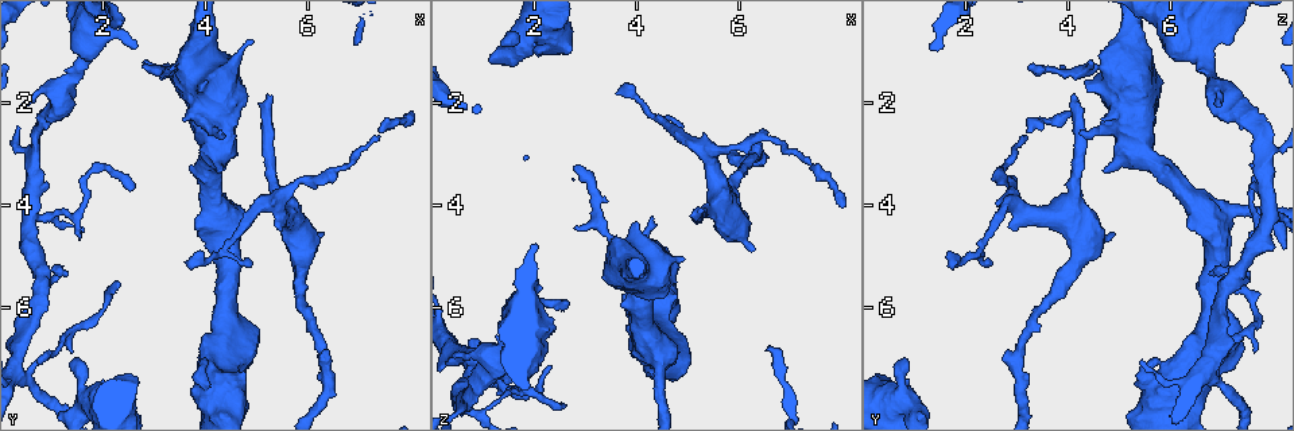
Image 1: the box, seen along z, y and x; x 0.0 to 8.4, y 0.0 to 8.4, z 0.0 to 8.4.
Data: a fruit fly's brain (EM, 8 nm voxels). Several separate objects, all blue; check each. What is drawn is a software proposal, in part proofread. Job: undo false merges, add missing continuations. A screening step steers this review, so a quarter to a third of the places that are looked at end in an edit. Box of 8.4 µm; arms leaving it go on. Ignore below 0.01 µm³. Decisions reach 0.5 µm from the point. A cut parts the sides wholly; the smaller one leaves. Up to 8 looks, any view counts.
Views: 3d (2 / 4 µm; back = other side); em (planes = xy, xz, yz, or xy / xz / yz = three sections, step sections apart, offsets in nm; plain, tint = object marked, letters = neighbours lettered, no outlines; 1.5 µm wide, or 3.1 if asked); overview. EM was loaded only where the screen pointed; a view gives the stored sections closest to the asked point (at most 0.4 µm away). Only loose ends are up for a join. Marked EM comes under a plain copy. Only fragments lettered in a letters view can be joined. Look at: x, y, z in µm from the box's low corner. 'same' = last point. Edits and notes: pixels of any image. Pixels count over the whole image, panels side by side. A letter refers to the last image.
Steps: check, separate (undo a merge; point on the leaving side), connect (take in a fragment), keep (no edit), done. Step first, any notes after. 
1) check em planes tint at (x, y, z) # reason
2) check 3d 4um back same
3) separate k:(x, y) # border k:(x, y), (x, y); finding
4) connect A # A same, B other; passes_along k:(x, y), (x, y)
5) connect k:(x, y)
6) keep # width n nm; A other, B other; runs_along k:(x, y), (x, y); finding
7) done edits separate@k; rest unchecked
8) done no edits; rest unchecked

check 3d 2um at (5.30, 1.85, 4.10) # branch stops here

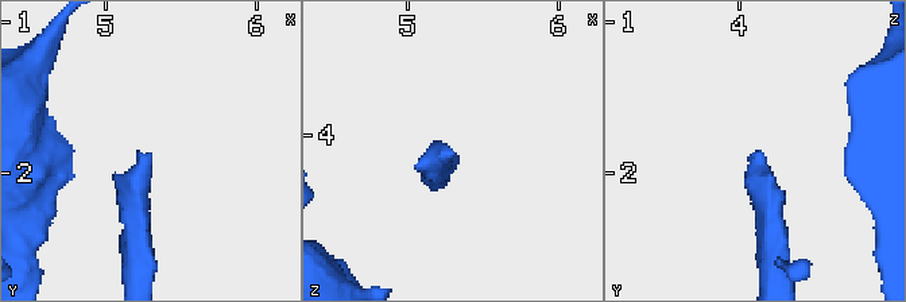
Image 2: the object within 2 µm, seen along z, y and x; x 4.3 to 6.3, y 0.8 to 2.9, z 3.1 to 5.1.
check em planes letters at (5.30, 1.84, 4.10)

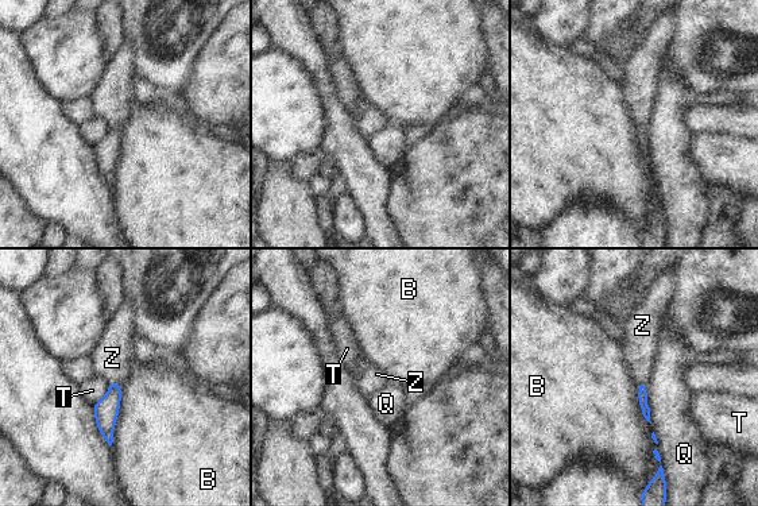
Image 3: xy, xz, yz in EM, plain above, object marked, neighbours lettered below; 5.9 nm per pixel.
connect Z # longest_contact B 400 nm; B other, Q other, T other, Z same; passes_along 3:(105, 410), (115, 383), (112, 358); it goes on there

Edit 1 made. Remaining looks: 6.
check 3d 2um back at (1.20, 1.70, 7.00) # branch point

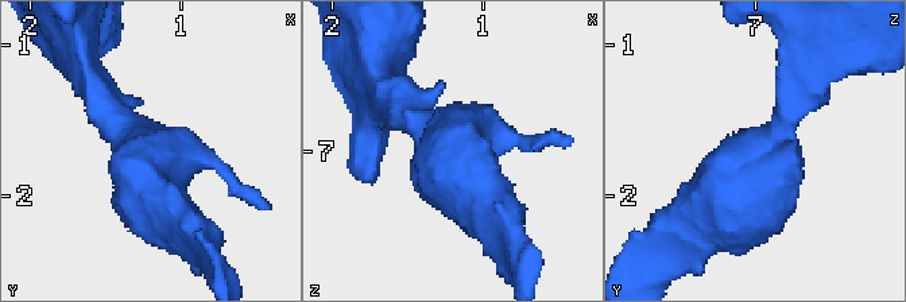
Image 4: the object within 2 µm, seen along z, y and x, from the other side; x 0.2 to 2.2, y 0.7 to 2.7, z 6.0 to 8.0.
check em xz step 8 letters at (1.22, 1.72, 6.98)

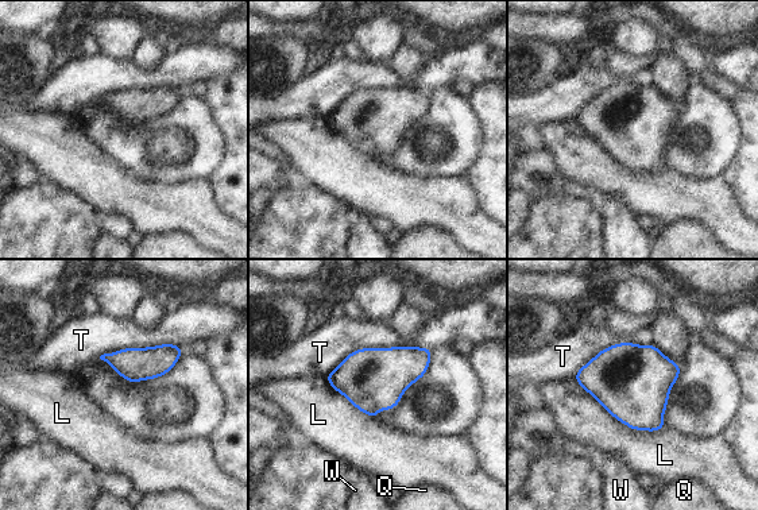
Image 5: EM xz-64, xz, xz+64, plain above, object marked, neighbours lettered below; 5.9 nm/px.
keep # width 380 nm; L other, Q other, T other, W other; border 5:(573, 377), (623, 424), (664, 429); all the same neuron

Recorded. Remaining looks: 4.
check em planes letters at (1.30, 5.35, 6.70) # branch stops here

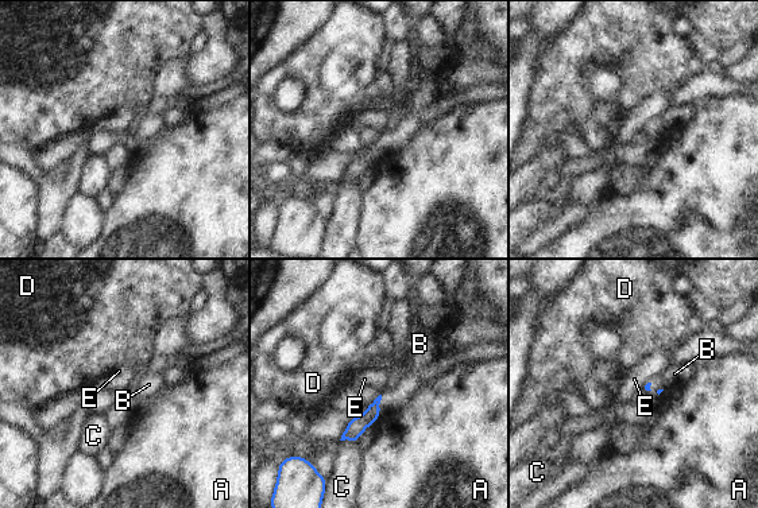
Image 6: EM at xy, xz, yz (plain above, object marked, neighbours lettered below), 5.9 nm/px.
connect B # A other, B same, C other, D other, E other; the neuron continues

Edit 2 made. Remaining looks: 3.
done edits connect@3, connect@6; rest unchecked

